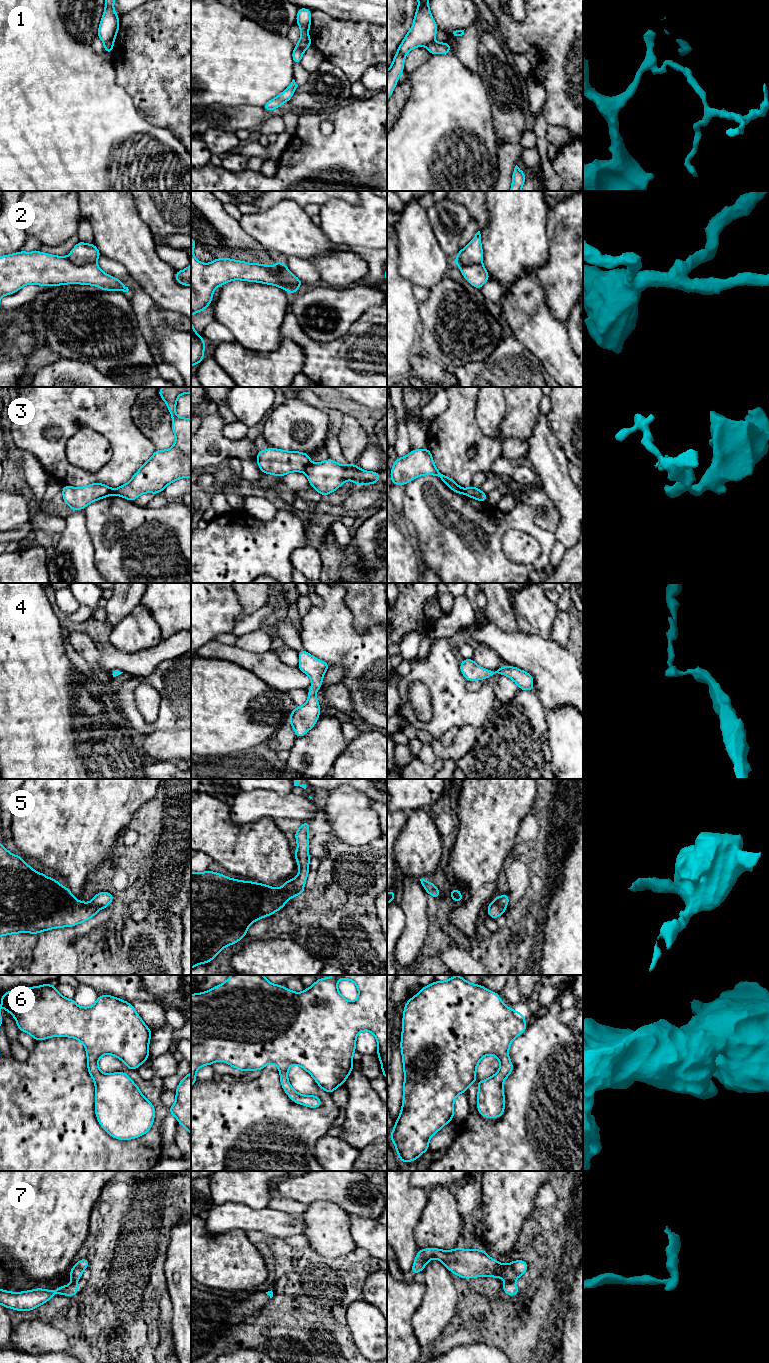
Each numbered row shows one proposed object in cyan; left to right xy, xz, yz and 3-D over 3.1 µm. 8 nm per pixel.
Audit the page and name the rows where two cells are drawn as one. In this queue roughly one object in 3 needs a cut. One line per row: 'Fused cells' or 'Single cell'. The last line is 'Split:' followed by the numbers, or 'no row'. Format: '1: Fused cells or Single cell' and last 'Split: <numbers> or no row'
1: Fused cells
2: Fused cells
3: Fused cells
4: Single cell
5: Single cell
6: Single cell
7: Fused cells
Split: 1, 2, 3, 7

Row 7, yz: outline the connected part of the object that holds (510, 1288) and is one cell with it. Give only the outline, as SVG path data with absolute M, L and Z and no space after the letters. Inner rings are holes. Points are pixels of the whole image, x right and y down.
M506 1280L506 1282L503 1284L503 1291L505 1294L509 1296L516 1296L519 1293L519 1289L517 1285L515 1284L514 1280Z

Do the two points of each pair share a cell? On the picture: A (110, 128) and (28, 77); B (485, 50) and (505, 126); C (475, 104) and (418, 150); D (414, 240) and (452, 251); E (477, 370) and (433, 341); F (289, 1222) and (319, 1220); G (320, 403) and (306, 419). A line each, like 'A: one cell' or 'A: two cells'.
A: one cell
B: one cell
C: one cell
D: two cells
E: two cells
F: two cells
G: two cells

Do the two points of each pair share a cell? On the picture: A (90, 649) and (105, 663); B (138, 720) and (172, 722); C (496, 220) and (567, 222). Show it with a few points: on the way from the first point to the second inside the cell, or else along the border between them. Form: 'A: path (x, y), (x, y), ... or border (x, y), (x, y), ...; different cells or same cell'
A: border (76, 651), (89, 664), (95, 665), (98, 662); different cells
B: path (146, 726), (156, 726), (164, 722); same cell
C: border (548, 208), (547, 220); different cells

